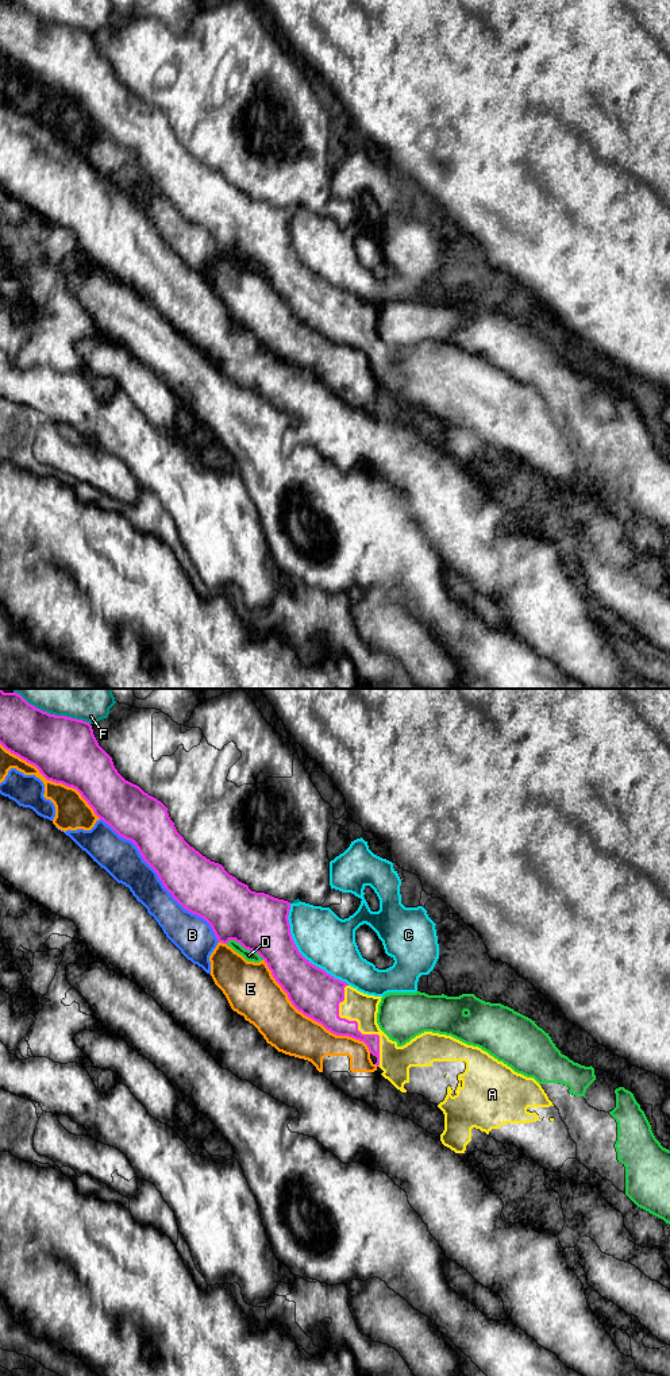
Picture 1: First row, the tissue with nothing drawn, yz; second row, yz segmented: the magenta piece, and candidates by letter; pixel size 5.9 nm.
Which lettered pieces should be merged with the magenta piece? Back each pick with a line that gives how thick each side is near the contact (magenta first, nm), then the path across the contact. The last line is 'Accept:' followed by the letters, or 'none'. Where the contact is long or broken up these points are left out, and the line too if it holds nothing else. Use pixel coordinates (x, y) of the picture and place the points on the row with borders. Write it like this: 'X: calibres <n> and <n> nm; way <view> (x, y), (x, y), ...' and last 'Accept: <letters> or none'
A: calibres 200 and 180 nm
Accept: A

